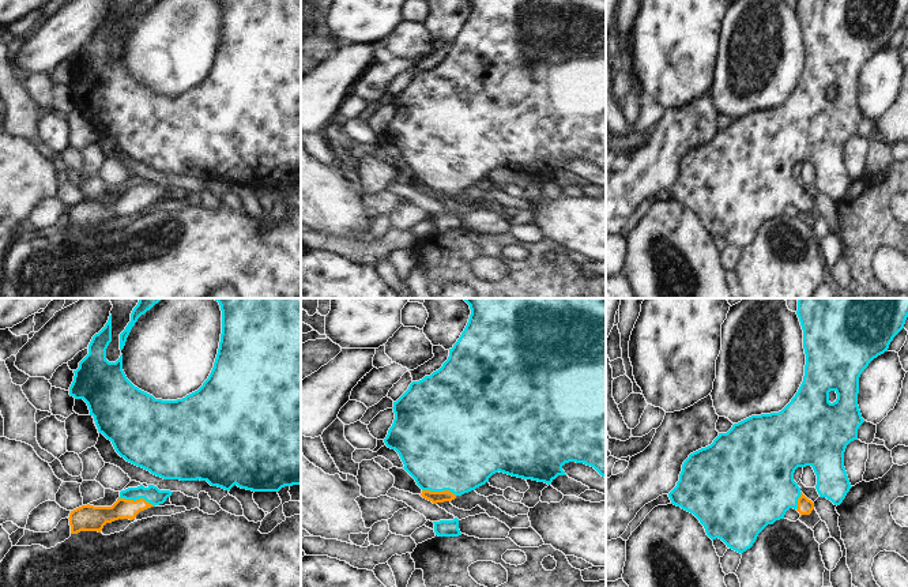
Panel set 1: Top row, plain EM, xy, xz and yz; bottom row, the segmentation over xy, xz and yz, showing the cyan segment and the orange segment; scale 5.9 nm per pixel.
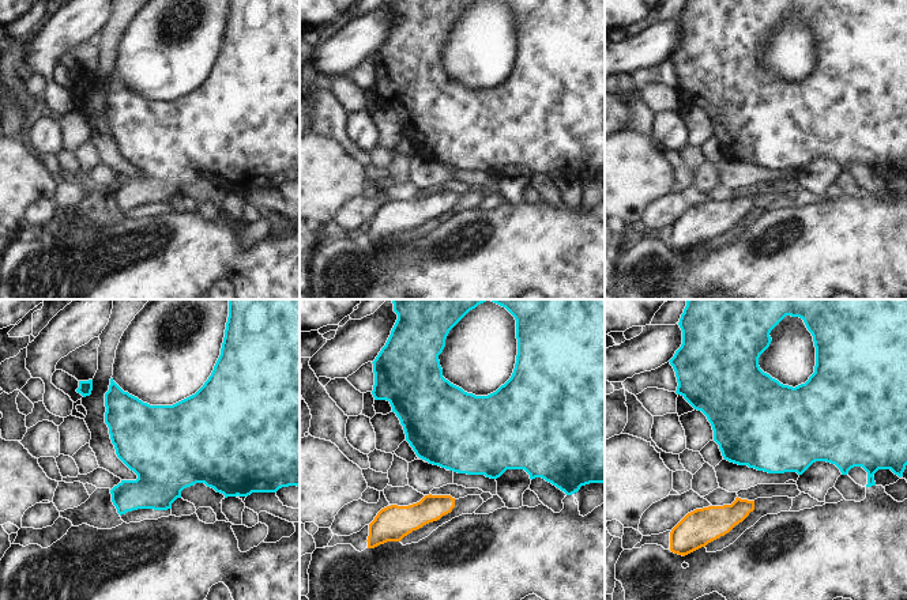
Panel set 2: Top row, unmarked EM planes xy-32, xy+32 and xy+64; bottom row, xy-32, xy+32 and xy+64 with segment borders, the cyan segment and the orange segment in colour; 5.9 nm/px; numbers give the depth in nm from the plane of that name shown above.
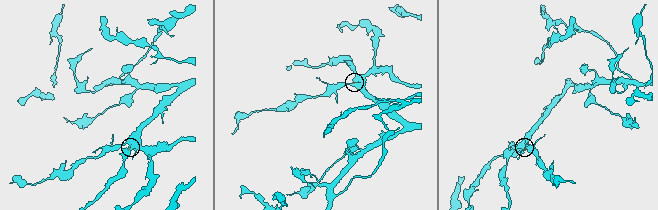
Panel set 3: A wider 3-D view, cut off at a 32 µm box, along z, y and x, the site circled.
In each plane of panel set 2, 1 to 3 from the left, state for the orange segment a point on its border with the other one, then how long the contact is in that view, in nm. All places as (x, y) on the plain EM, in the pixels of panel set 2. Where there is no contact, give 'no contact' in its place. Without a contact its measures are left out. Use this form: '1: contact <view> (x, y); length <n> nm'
1: no contact
2: no contact
3: no contact

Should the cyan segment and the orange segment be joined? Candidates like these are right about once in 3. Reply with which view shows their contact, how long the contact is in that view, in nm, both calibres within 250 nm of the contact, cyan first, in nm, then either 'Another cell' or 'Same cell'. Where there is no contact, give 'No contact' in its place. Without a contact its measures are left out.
Touches cyan in xy. Shared border 220 nm. Thickness 100 nm (cyan) against 120 nm. Same cell

